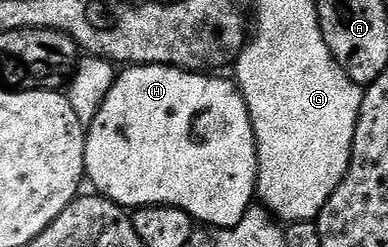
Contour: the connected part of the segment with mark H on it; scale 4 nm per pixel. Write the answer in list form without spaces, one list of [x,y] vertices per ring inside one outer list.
[[[134,64],[125,67],[117,75],[110,94],[106,94],[106,102],[98,110],[94,122],[87,125],[86,154],[84,155],[84,174],[87,183],[92,183],[97,193],[112,200],[125,210],[137,208],[181,208],[193,221],[202,223],[212,230],[223,230],[238,226],[248,209],[253,207],[257,199],[256,179],[258,178],[258,154],[256,153],[256,139],[254,138],[254,126],[250,122],[248,107],[244,101],[244,95],[240,92],[240,86],[235,79],[224,77],[224,74],[205,74],[203,72],[187,72],[184,68],[175,68],[165,64]]]

